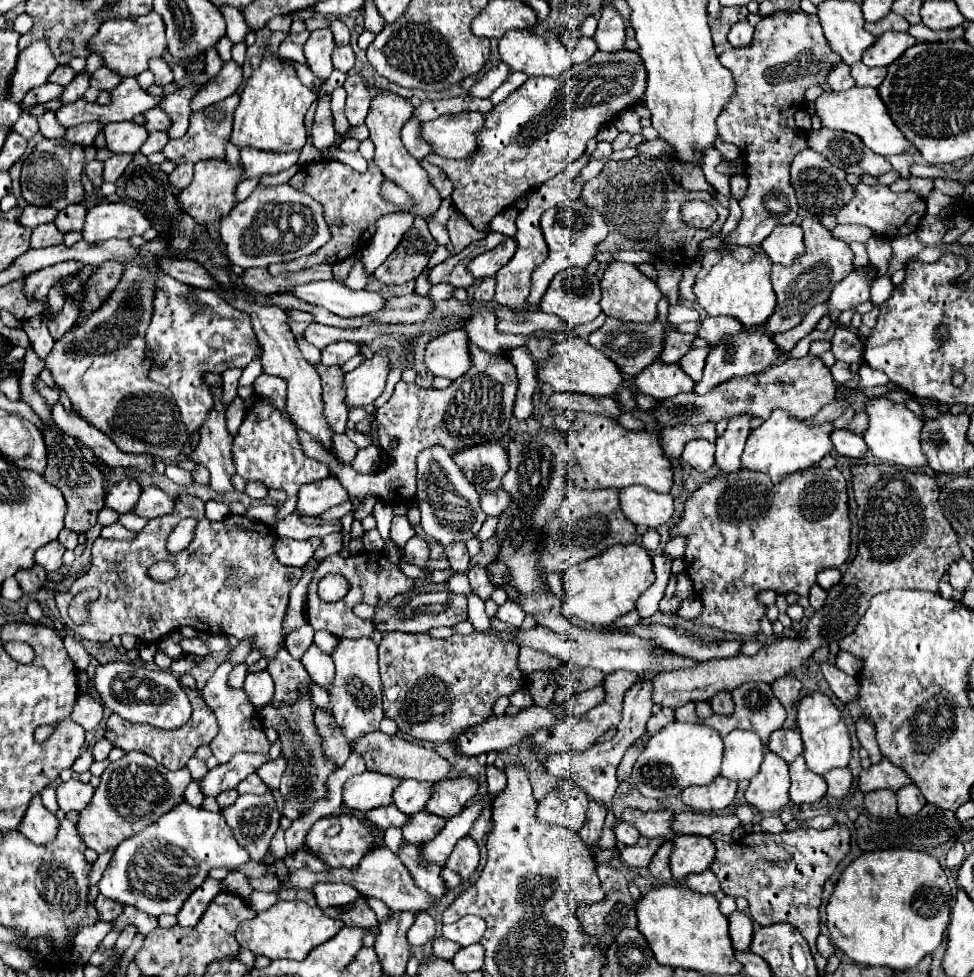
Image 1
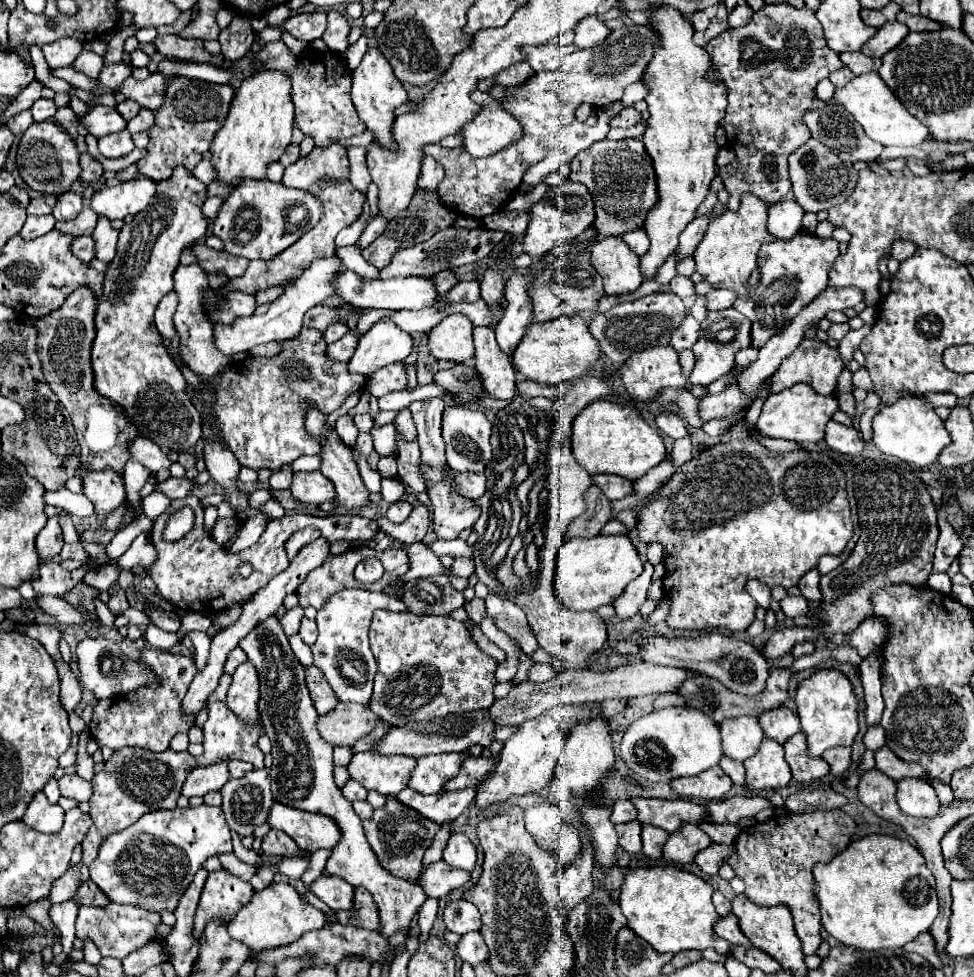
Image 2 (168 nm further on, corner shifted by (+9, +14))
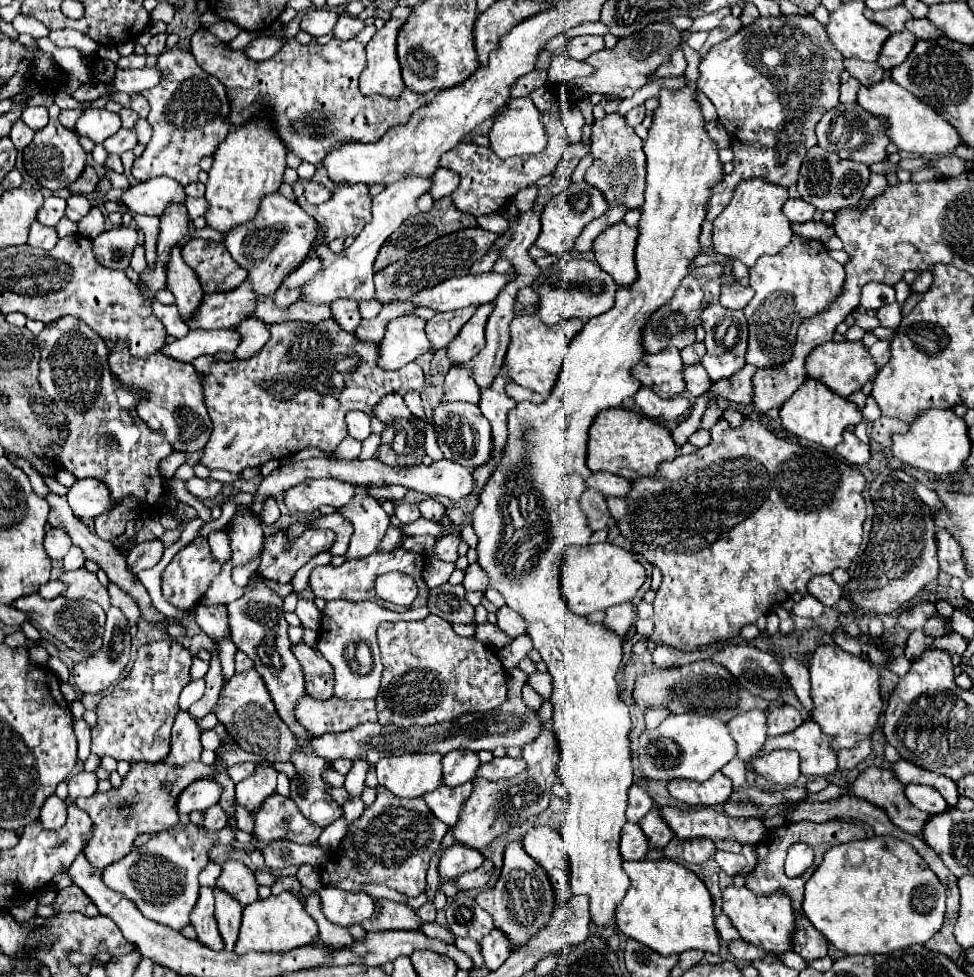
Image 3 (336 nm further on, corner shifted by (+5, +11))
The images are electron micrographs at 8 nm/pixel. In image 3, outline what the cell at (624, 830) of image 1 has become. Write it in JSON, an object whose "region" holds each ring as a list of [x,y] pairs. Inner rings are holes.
{"region":[[[633,785],[631,791],[629,791],[629,805],[627,805],[627,821],[631,823],[637,823],[639,819],[643,819],[649,809],[653,807],[653,799],[651,795],[639,787],[639,785]]]}

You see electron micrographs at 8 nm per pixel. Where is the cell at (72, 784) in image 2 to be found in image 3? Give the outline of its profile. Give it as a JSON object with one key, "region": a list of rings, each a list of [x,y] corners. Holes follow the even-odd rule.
{"region":[[[77,773],[69,779],[69,797],[75,801],[79,797],[91,797],[97,791],[97,775],[95,773]]]}

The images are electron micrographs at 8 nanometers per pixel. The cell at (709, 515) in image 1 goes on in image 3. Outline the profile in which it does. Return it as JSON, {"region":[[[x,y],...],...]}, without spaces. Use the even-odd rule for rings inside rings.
{"region":[[[720,417],[719,421],[710,429],[712,441],[709,445],[693,451],[691,455],[675,457],[669,463],[661,463],[657,475],[653,475],[653,477],[635,479],[631,483],[629,495],[625,495],[623,499],[607,497],[609,511],[611,511],[613,519],[617,521],[621,535],[631,543],[631,553],[641,555],[651,565],[657,565],[663,573],[663,585],[657,591],[657,597],[653,603],[655,605],[655,617],[653,617],[655,629],[649,635],[649,641],[653,641],[655,645],[675,647],[679,651],[697,651],[705,645],[731,639],[731,637],[739,635],[743,625],[755,623],[759,617],[769,615],[771,609],[775,607],[775,601],[783,601],[785,597],[791,597],[793,593],[807,595],[807,583],[813,575],[827,575],[833,569],[847,571],[859,551],[861,537],[863,537],[863,523],[867,519],[865,499],[861,495],[865,489],[865,483],[867,483],[863,473],[855,467],[849,467],[843,459],[831,457],[819,449],[809,449],[799,443],[781,439],[773,431],[769,431],[765,425],[757,425],[757,423],[759,421],[745,417],[745,421],[739,427],[732,428],[723,417]]]}

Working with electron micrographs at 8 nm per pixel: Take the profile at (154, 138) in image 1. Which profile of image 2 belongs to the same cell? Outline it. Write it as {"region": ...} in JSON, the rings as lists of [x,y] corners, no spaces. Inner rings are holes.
{"region":[[[143,108],[133,120],[129,120],[127,122],[127,130],[131,132],[131,134],[137,134],[137,132],[149,132],[151,130],[151,126],[153,126],[153,112],[151,110],[147,110],[147,108]]]}

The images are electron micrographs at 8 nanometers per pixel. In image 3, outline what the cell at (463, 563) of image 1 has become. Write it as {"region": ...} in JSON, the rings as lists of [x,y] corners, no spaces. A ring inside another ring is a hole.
{"region":[[[477,563],[469,565],[467,571],[465,571],[463,587],[465,587],[467,591],[481,591],[481,593],[485,593],[485,591],[487,591],[487,585],[489,585],[487,573],[485,573]]]}

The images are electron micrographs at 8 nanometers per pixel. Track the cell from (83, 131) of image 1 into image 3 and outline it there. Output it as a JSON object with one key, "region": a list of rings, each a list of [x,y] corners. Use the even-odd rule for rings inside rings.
{"region":[[[131,53],[131,55],[127,55],[127,57],[121,57],[119,63],[117,63],[117,67],[121,67],[121,69],[127,69],[127,67],[131,67],[131,69],[139,69],[139,67],[145,67],[145,61],[147,61],[145,55]]]}

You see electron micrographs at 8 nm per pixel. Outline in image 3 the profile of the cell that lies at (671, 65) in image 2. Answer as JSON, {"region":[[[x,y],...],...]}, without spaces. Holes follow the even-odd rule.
{"region":[[[689,83],[683,91],[669,91],[661,89],[659,93],[659,107],[653,117],[653,127],[649,129],[649,139],[643,145],[645,157],[647,157],[647,189],[645,189],[645,203],[643,203],[643,215],[639,219],[639,241],[635,251],[635,265],[637,265],[637,281],[629,287],[617,289],[615,307],[607,311],[605,315],[599,315],[595,319],[589,319],[585,327],[575,335],[575,339],[569,345],[567,357],[563,361],[563,369],[559,375],[559,381],[551,395],[543,403],[517,403],[515,409],[509,411],[509,441],[503,451],[503,461],[497,467],[497,471],[489,477],[487,485],[483,487],[479,495],[479,503],[473,511],[473,527],[479,537],[479,565],[487,571],[491,577],[493,589],[497,589],[507,605],[515,609],[527,623],[527,633],[533,639],[533,649],[539,651],[541,659],[547,663],[549,673],[552,677],[551,703],[553,706],[553,726],[561,761],[559,761],[559,781],[569,793],[569,807],[565,809],[565,823],[559,827],[559,833],[565,841],[565,853],[571,863],[571,891],[573,895],[587,895],[589,897],[589,911],[591,921],[599,927],[607,927],[611,919],[615,919],[617,905],[621,903],[627,887],[629,877],[623,871],[623,859],[619,853],[619,835],[621,827],[627,823],[625,819],[625,807],[627,807],[627,795],[629,787],[633,785],[633,763],[631,763],[631,719],[629,709],[619,697],[615,675],[619,671],[621,659],[623,659],[623,641],[611,633],[603,623],[589,623],[585,617],[573,615],[567,605],[563,603],[561,589],[559,589],[559,573],[563,563],[563,551],[571,545],[585,547],[591,537],[591,529],[587,527],[585,513],[579,507],[579,497],[585,491],[585,479],[591,475],[587,467],[587,433],[597,417],[599,411],[619,407],[623,399],[637,393],[641,383],[631,375],[631,369],[635,363],[643,357],[643,327],[647,325],[647,319],[667,301],[671,301],[671,295],[679,287],[681,279],[689,273],[689,265],[693,259],[701,253],[699,245],[699,231],[701,223],[705,221],[705,205],[711,195],[711,185],[719,183],[721,179],[721,161],[717,157],[715,143],[705,133],[705,121],[699,109],[699,103],[695,101],[695,83]],[[511,469],[525,469],[523,475],[527,475],[529,489],[537,495],[537,507],[539,507],[539,521],[541,531],[537,531],[537,547],[521,549],[525,547],[517,543],[505,543],[505,523],[501,515],[501,503],[507,495],[507,481],[511,479]]]}

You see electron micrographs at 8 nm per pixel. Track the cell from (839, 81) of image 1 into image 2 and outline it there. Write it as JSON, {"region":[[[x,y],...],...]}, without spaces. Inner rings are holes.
{"region":[[[843,66],[841,70],[835,70],[835,72],[829,76],[829,80],[831,80],[835,86],[845,86],[851,78],[853,78],[853,72],[851,72],[847,66]]]}

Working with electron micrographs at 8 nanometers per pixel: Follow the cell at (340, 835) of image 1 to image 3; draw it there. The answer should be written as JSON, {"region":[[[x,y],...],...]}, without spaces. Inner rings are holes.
{"region":[[[279,793],[267,797],[263,801],[263,807],[259,807],[253,817],[253,837],[263,843],[287,839],[293,843],[309,845],[315,843],[323,831],[319,825],[305,819],[293,801],[283,799]]]}

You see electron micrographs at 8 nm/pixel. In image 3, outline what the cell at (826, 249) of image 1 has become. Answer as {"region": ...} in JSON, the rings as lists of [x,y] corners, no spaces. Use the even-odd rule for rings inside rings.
{"region":[[[793,237],[777,255],[763,255],[749,273],[755,297],[743,309],[749,321],[747,363],[755,367],[779,367],[791,359],[799,325],[823,313],[841,293],[845,283],[845,267],[833,261],[823,243]]]}

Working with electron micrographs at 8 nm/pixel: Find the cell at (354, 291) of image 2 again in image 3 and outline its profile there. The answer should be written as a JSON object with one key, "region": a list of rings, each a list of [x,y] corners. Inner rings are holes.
{"region":[[[513,271],[507,273],[481,273],[481,275],[463,275],[455,279],[447,279],[437,287],[425,289],[413,295],[409,301],[419,307],[433,307],[437,311],[455,311],[469,305],[483,305],[497,299],[499,291],[515,279]]]}

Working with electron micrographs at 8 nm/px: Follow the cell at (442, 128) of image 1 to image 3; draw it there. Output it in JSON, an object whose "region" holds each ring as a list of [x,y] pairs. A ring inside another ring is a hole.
{"region":[[[511,99],[509,109],[491,127],[489,141],[491,149],[503,159],[515,155],[537,155],[549,143],[541,111],[531,99]]]}

